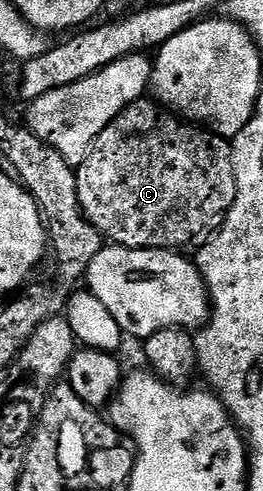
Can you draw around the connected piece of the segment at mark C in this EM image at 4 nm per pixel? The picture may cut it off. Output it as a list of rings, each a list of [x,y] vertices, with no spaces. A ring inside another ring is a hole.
[[[137,98],[125,110],[101,130],[101,134],[91,143],[91,149],[87,151],[87,157],[83,164],[78,165],[75,182],[77,184],[77,198],[83,213],[87,215],[87,221],[103,235],[112,245],[120,248],[166,248],[168,250],[187,250],[183,248],[198,249],[207,243],[218,232],[219,227],[225,222],[227,211],[233,206],[235,197],[235,167],[231,157],[232,141],[226,136],[218,136],[215,132],[209,132],[206,128],[190,123],[174,112],[160,106],[154,99]]]

